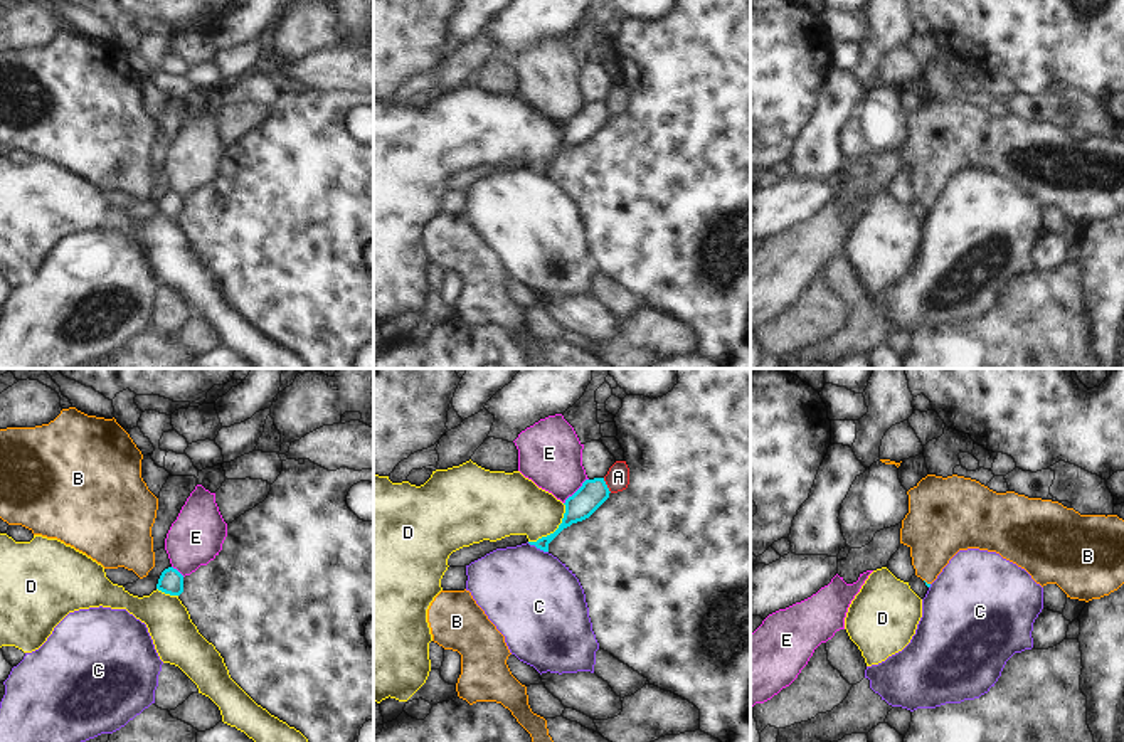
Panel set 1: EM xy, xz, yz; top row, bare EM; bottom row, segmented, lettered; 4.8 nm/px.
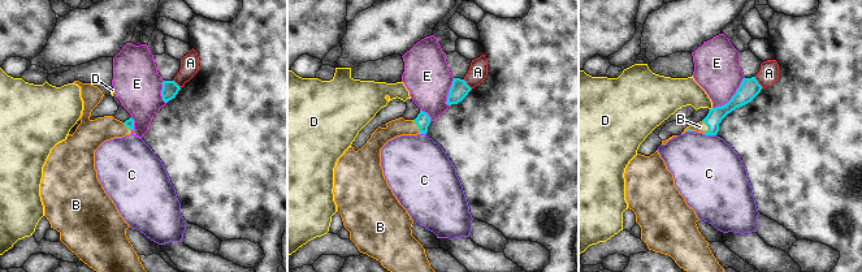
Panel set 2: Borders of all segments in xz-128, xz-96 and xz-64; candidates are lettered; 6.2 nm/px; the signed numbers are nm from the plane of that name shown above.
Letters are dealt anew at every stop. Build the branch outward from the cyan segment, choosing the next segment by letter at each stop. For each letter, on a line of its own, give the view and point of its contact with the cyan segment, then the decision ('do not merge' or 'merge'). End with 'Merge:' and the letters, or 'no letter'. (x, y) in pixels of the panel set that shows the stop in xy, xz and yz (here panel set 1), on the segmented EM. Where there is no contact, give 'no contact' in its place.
A: contact xz (606, 485); do not merge
B: contact yz (926, 582); merge
C: contact xz (537, 547); do not merge
D: contact xz (556, 530); do not merge
E: contact xz (576, 492); do not merge
Merge: B

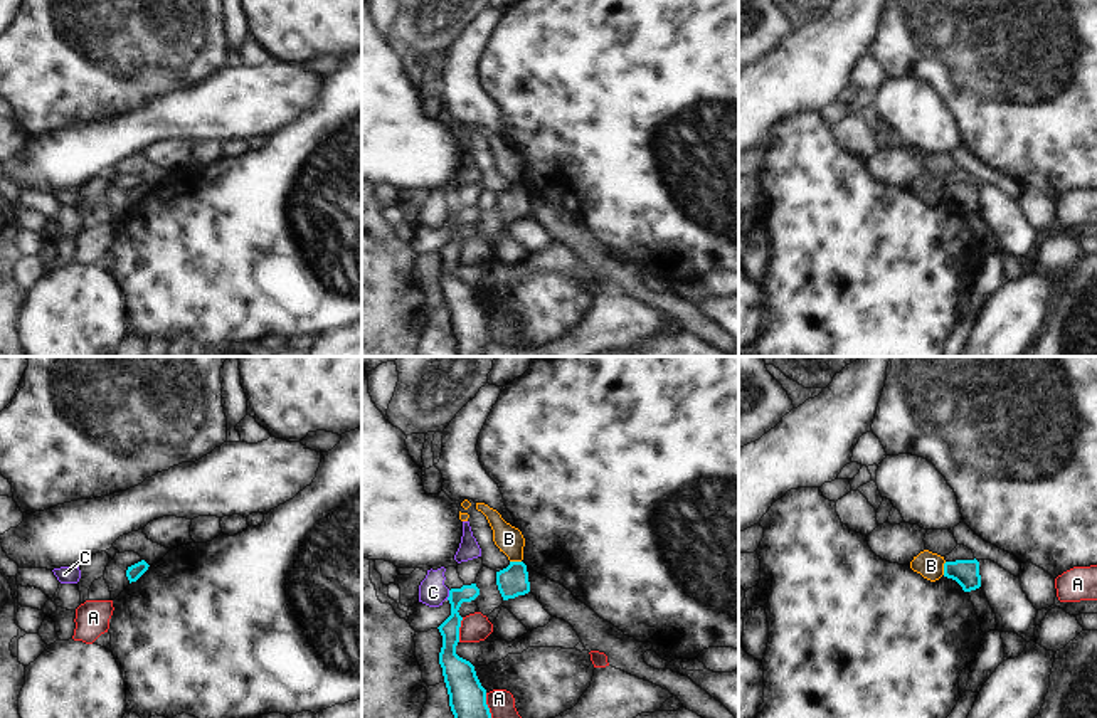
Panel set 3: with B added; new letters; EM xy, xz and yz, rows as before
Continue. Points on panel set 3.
A: contact xz (458, 629); do not merge
B: contact yz (944, 569); do not merge
C: contact xz (450, 596); do not merge
Merge: no letter

